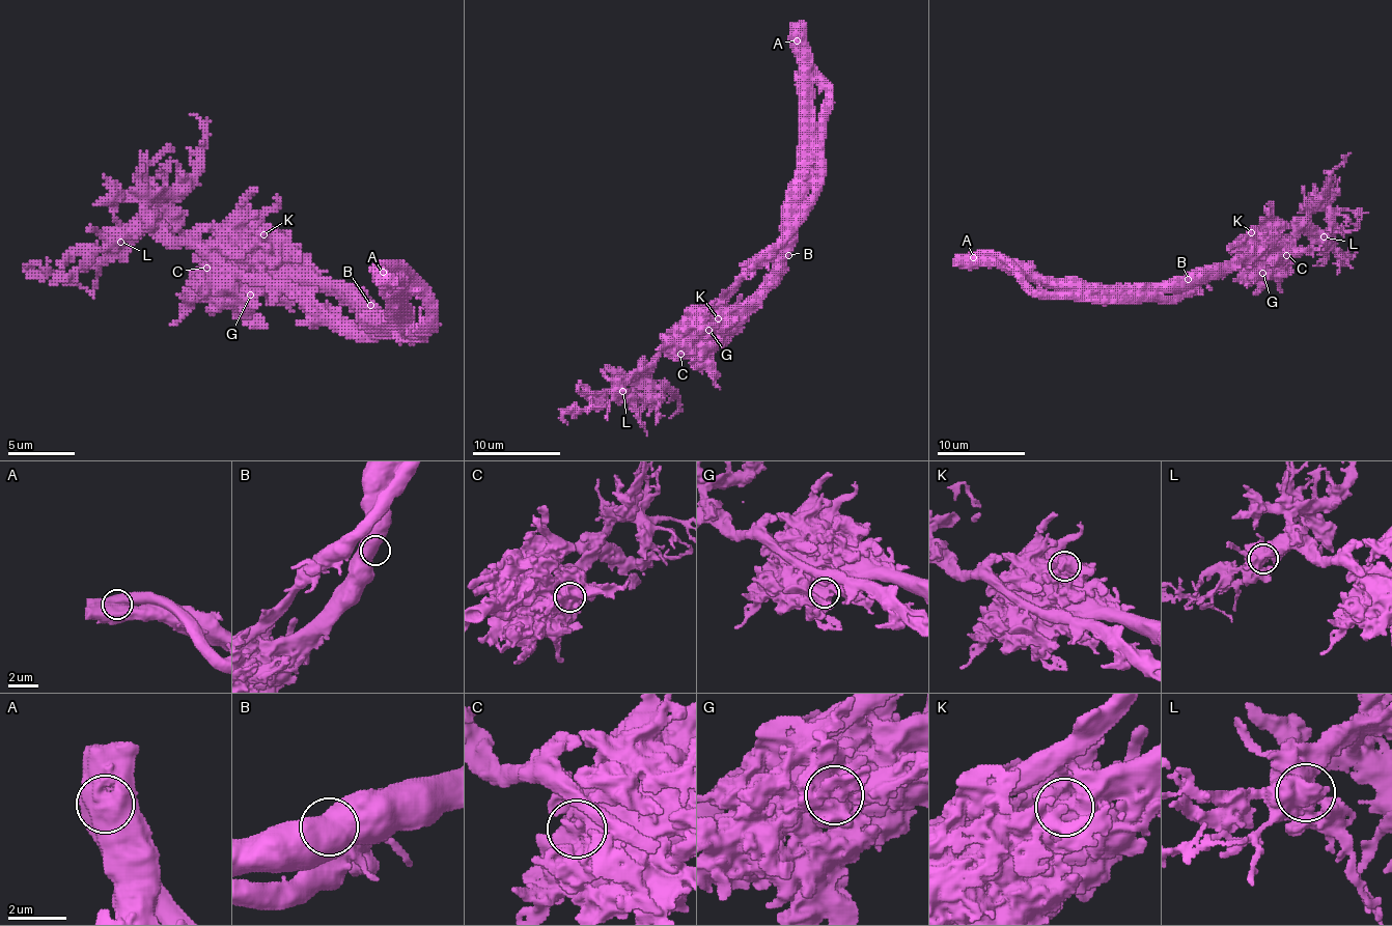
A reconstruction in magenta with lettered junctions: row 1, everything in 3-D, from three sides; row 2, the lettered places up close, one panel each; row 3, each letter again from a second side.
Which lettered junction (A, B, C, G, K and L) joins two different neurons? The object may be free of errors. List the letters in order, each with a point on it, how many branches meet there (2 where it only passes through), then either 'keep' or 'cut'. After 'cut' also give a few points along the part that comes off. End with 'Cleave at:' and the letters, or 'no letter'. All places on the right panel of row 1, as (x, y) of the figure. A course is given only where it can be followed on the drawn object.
A: at (973, 257); 1 branches meet; cut; foreign part runs (973, 257), (1000, 257), (1028, 287), (1048, 292), (1185, 297), (1300, 230), (1339, 263), (1357, 252)
B: at (1188, 279); 1 branches meet; keep
C: at (1286, 255); 1 branches meet; keep
G: at (1262, 273); 1 branches meet; keep
K: at (1251, 232); 1 branches meet; keep
L: at (1324, 236); 2 branches meet; keep
Cleave at: A

